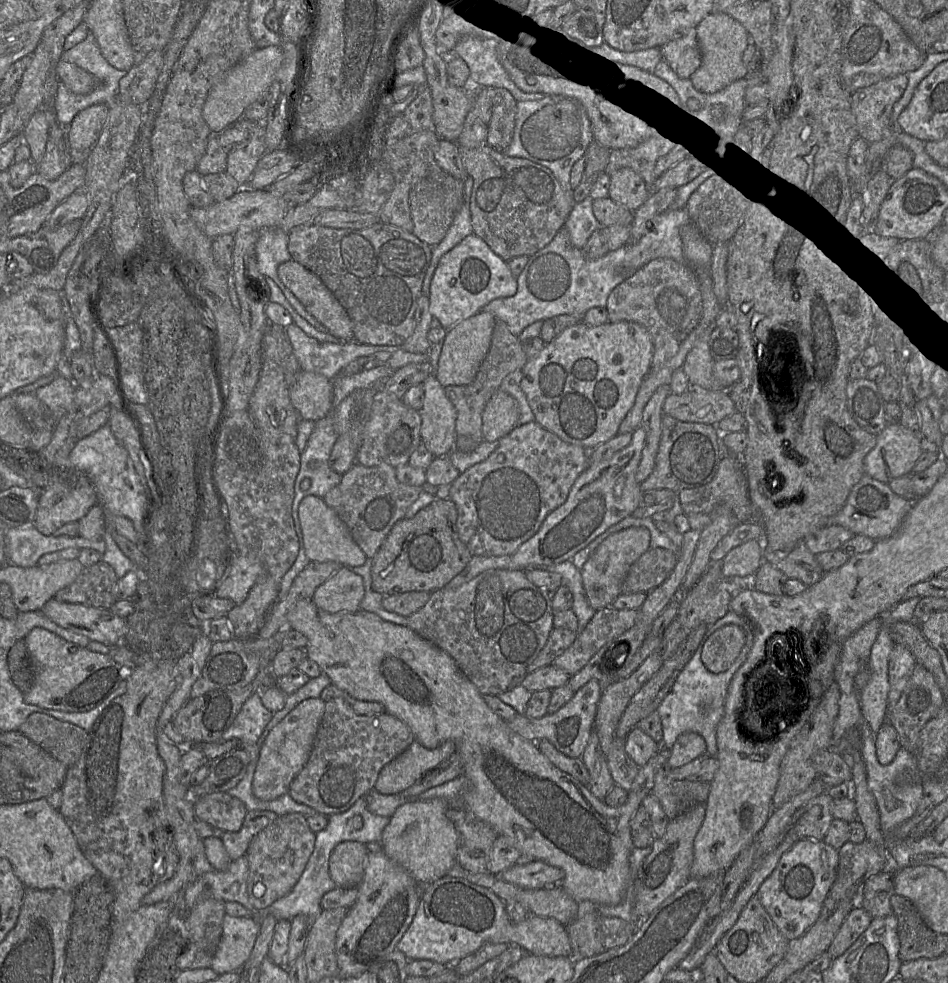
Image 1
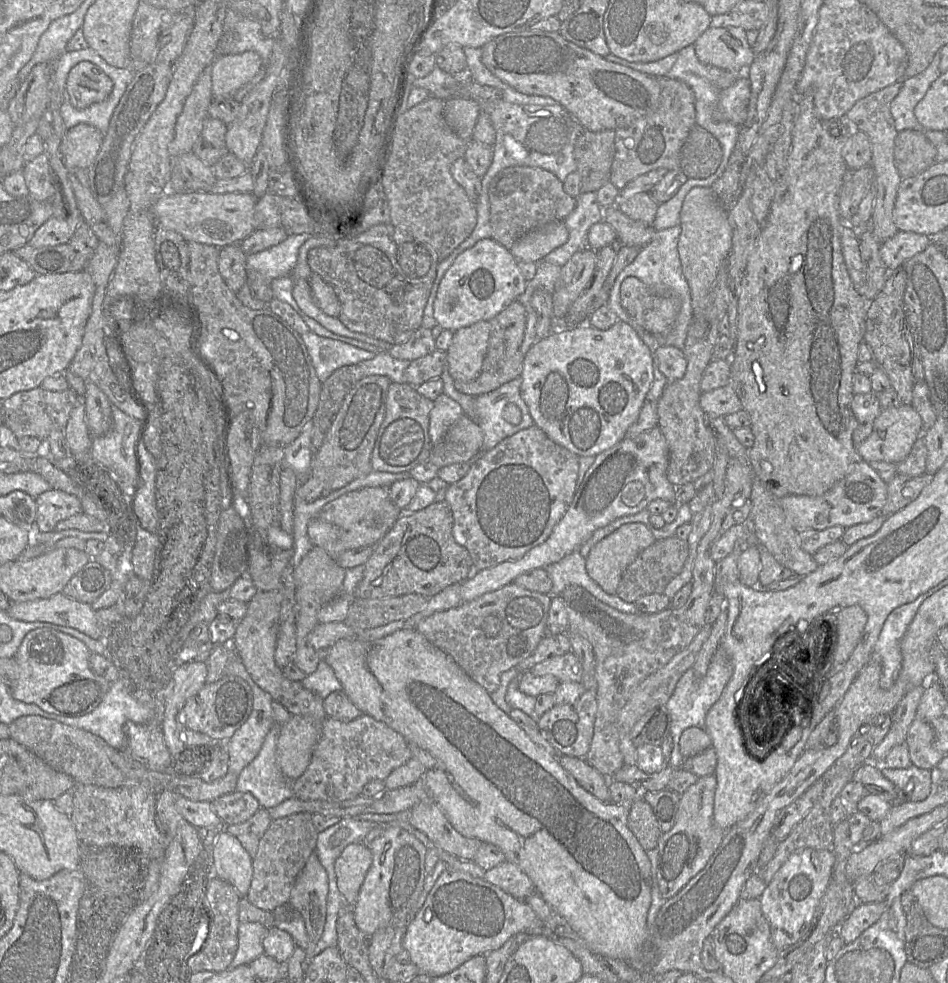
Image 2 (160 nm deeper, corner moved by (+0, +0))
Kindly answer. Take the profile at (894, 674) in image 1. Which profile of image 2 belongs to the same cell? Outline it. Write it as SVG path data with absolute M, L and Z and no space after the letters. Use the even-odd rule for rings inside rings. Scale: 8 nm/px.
M923 686L915 687L899 701L891 713L891 726L888 733L871 753L872 761L876 761L879 765L883 764L893 747L905 744L922 693Z

